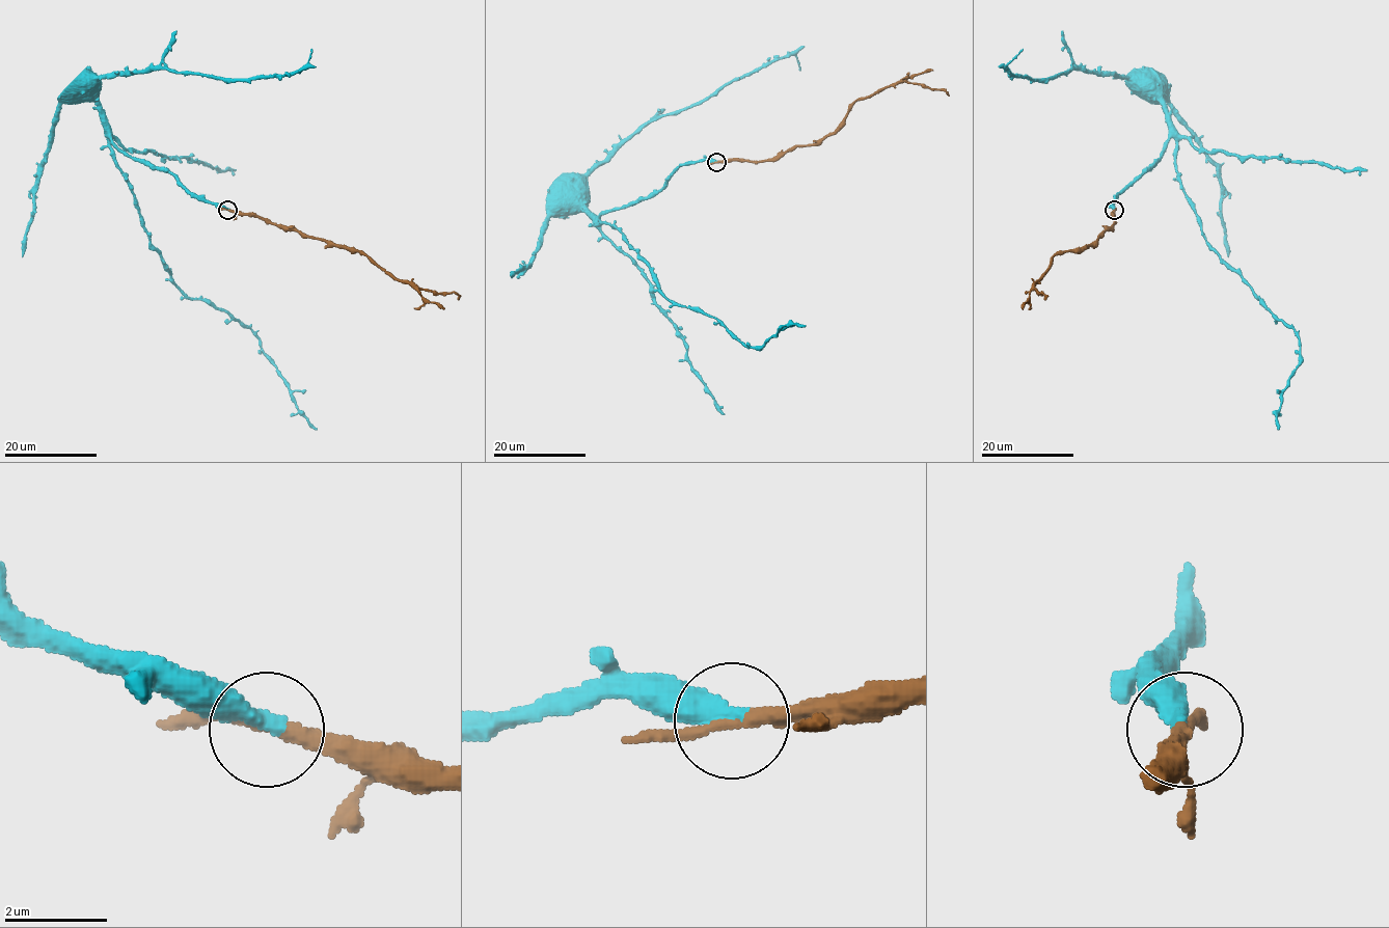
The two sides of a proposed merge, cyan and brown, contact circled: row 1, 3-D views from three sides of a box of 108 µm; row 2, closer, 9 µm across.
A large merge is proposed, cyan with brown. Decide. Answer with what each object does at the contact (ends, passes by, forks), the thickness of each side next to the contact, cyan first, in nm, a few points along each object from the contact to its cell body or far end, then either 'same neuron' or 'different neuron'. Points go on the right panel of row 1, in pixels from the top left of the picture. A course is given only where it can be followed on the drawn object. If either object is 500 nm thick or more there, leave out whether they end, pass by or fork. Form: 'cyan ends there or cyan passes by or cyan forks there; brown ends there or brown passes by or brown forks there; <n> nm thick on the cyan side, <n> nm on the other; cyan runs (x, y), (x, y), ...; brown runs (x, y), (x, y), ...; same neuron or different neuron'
cyan ends there; brown passes by; 400 nm thick on the cyan side, 220 nm on the other; cyan runs (1115, 210), (1115, 199), (1173, 138), (1177, 178), (1206, 243), (1298, 337), (1300, 364), (1282, 394), (1279, 429); brown runs (1115, 210), (1114, 223), (1091, 244), (1059, 251), (1054, 256), (1034, 284), (1045, 300); same neuron

